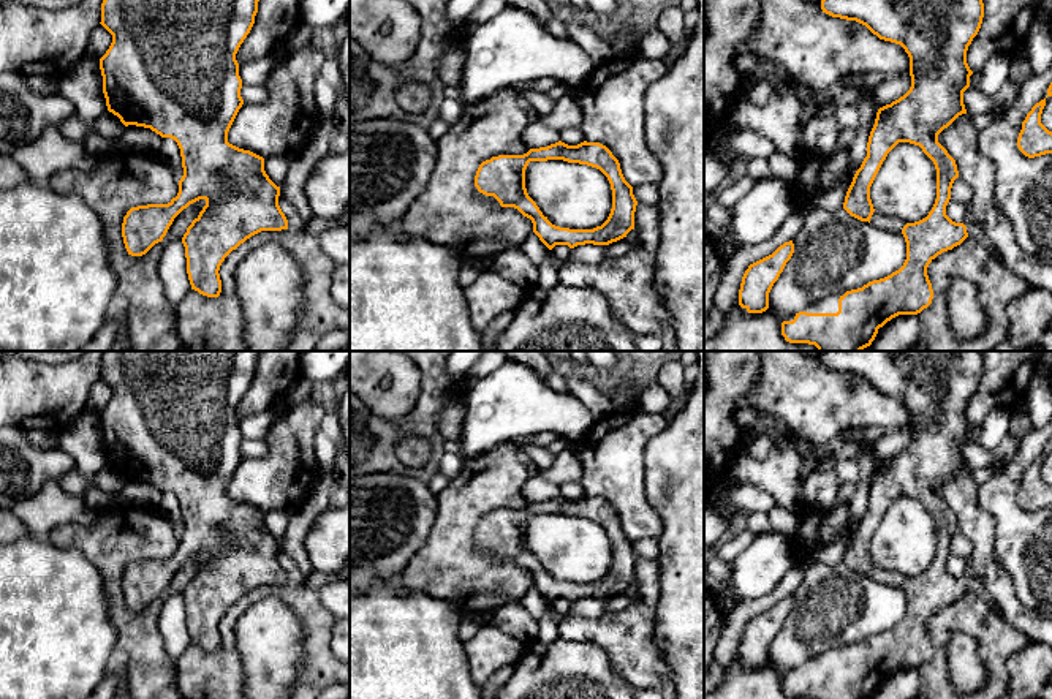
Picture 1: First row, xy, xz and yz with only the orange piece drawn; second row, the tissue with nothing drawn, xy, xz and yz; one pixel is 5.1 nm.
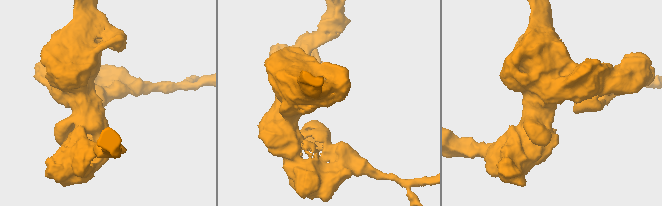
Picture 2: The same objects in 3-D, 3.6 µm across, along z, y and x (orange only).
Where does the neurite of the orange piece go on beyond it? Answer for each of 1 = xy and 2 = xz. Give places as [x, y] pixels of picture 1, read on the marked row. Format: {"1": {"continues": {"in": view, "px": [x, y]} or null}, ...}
{"1": {"continues": null}, "2": {"continues": null}}

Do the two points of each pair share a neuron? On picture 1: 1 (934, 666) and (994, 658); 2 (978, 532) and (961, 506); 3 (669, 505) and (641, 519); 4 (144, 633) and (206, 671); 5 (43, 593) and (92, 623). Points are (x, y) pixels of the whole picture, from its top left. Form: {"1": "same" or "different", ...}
{"1": "same", "2": "same", "3": "different", "4": "different", "5": "same"}

